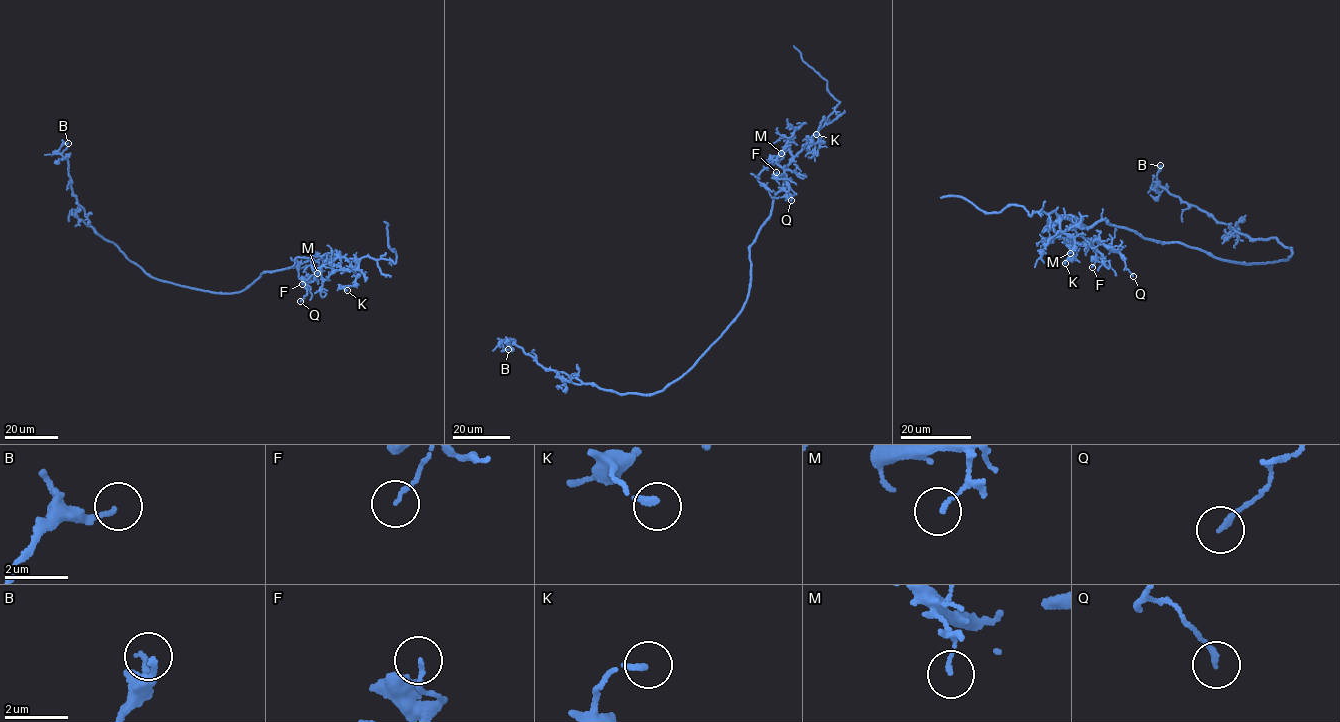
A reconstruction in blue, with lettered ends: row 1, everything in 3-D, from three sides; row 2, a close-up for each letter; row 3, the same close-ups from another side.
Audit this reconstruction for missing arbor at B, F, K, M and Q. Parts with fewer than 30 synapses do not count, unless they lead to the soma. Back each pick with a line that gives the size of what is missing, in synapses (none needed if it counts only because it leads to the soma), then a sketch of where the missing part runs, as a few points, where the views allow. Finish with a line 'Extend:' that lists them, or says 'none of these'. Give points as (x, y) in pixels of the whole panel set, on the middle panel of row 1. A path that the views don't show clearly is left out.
Extend: none of these

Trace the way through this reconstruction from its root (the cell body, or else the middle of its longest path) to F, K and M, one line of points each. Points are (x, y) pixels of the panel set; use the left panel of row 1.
F: (237, 292), (266, 271), (321, 258), (324, 261), (340, 252), (331, 262), (313, 269), (317, 271), (302, 284)
K: (237, 292), (266, 271), (340, 256), (357, 261), (361, 273), (354, 285), (343, 287), (347, 290)
M: (237, 292), (266, 271), (321, 258), (324, 261), (340, 252), (317, 273)

